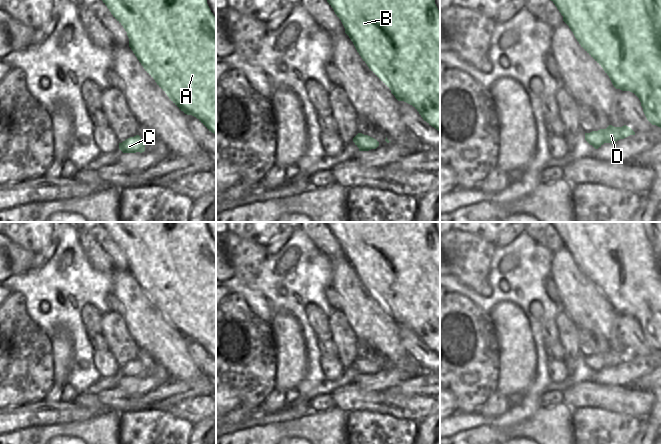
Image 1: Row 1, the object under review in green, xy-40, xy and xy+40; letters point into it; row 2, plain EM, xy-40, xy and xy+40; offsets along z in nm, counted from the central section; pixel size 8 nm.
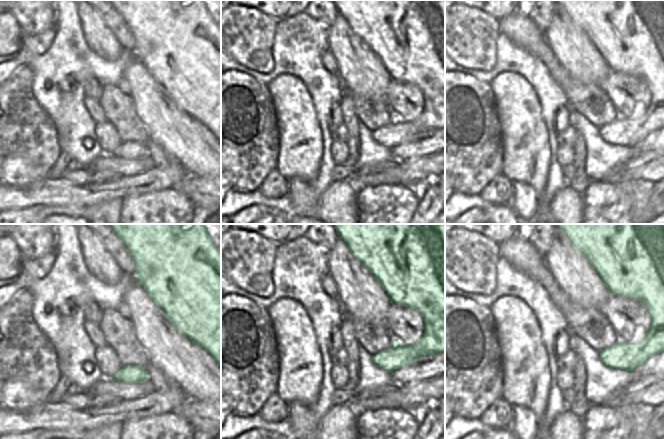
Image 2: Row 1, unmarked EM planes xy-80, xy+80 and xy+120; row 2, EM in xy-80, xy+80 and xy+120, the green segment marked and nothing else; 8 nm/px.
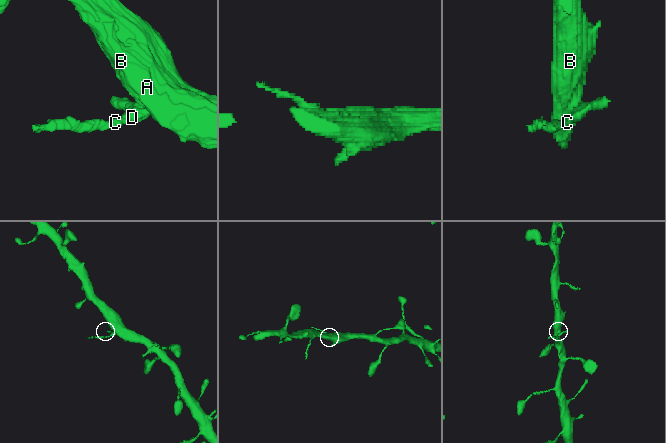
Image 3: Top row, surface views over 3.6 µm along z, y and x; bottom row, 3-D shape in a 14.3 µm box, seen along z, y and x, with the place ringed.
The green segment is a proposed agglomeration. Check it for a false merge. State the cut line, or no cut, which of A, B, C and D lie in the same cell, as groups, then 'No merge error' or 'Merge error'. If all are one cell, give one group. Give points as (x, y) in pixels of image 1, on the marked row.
No split. Groups: A B C D. No merge error.

